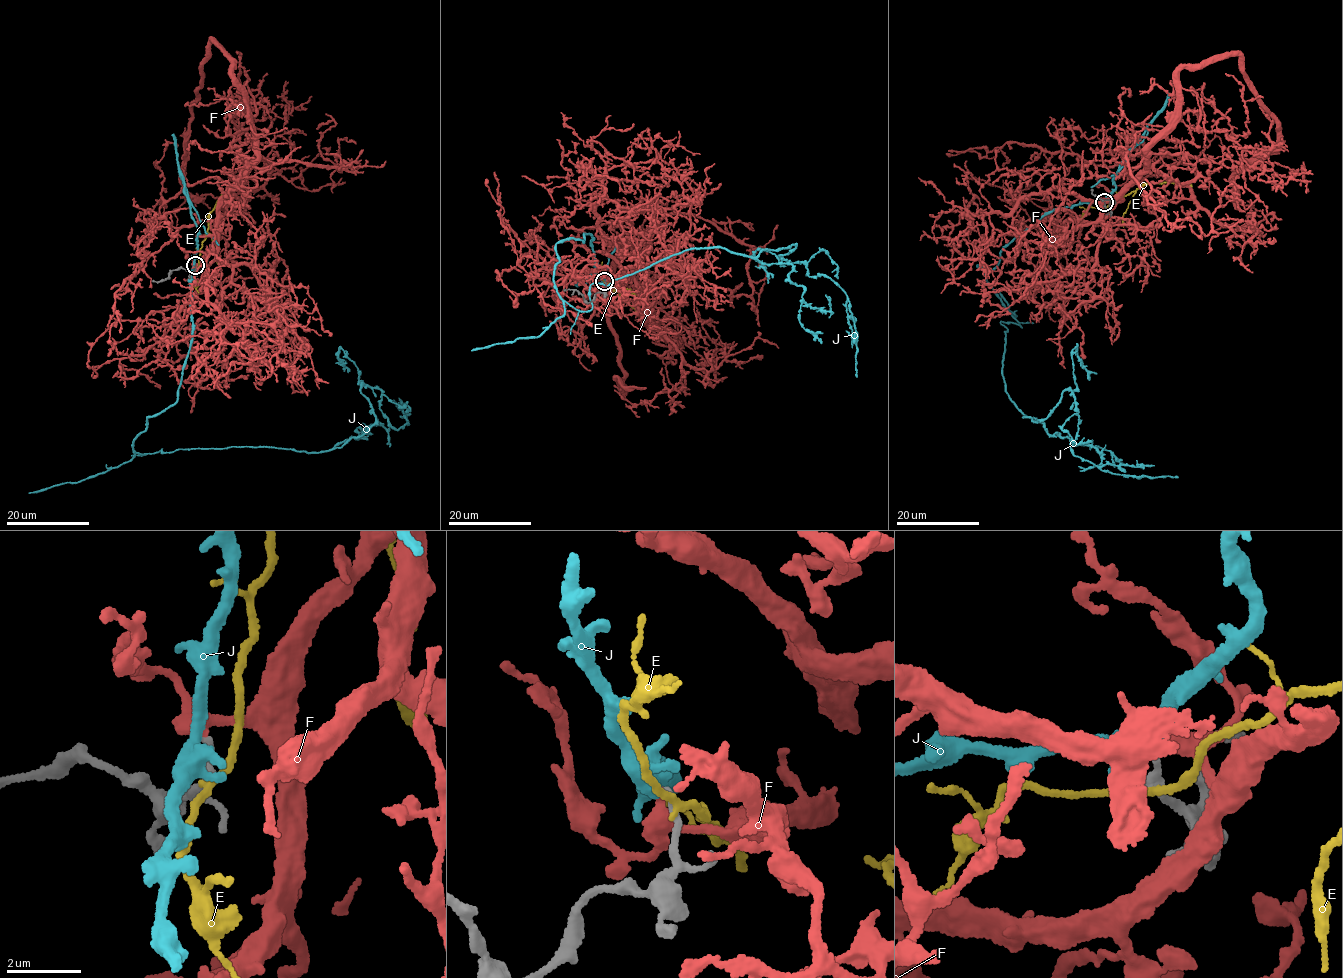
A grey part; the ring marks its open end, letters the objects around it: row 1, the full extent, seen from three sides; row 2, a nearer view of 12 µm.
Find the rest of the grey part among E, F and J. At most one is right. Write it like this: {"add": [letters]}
{"add": ["F"]}

